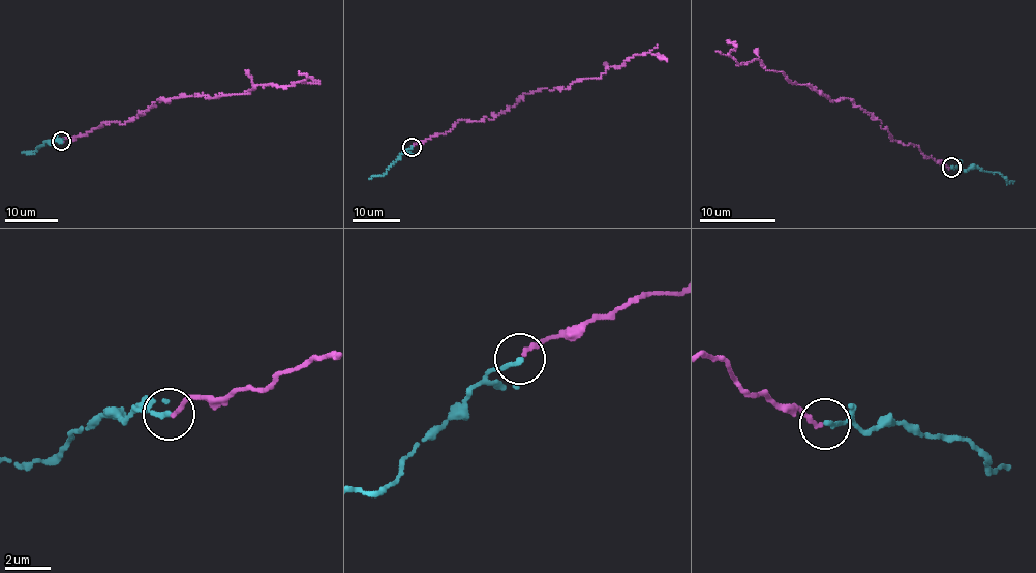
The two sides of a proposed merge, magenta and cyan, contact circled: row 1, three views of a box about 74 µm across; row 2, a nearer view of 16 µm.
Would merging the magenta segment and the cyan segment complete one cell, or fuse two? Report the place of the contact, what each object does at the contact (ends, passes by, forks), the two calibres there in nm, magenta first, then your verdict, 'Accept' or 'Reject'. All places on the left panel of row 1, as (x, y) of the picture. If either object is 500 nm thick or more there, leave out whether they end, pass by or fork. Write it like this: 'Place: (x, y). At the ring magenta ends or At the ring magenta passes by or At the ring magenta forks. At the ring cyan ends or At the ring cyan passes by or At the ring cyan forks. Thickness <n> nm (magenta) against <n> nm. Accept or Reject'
Place: (61, 141). At the ring magenta ends. At the ring cyan ends. Thickness 220 nm (magenta) against 260 nm. Accept

